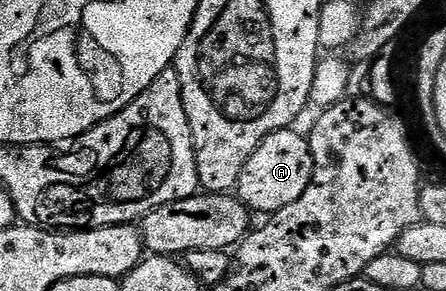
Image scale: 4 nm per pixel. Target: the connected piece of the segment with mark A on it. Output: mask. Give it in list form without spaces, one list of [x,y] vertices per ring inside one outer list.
[[[288,127],[266,135],[263,144],[252,153],[250,160],[243,166],[236,194],[251,211],[276,213],[298,200],[309,187],[313,178],[313,154],[310,152],[307,137],[295,130]]]

